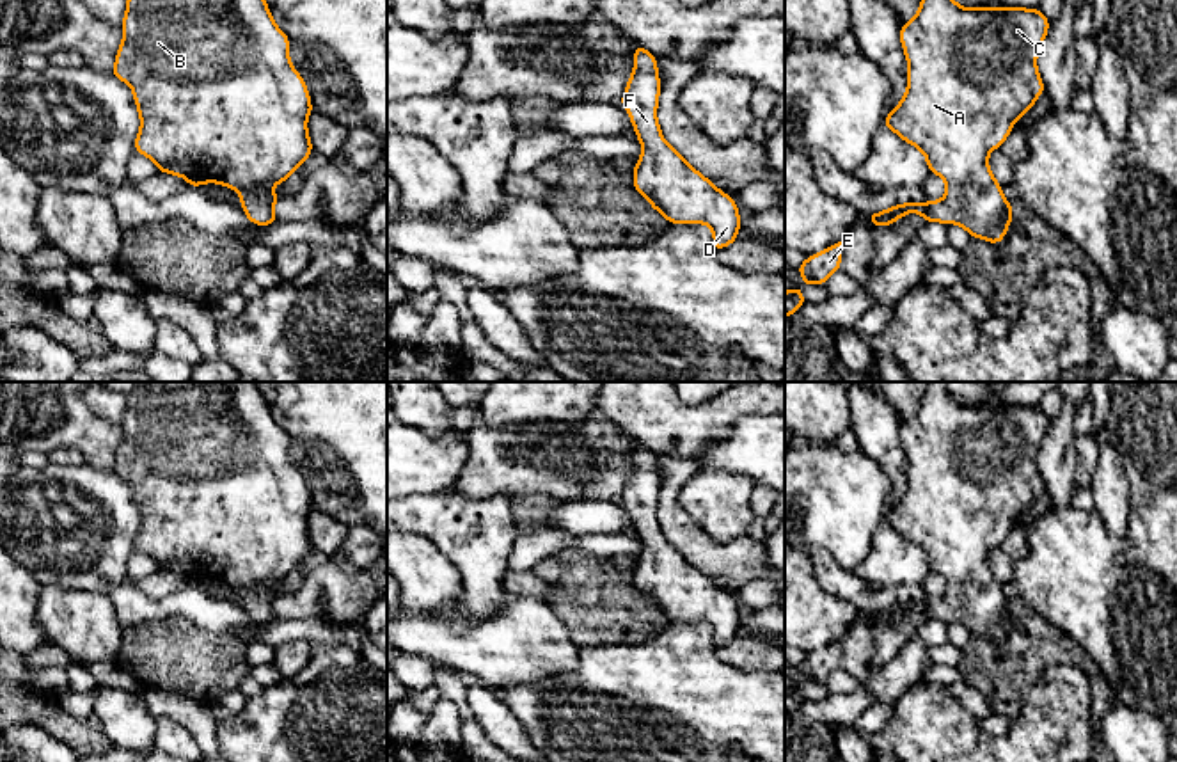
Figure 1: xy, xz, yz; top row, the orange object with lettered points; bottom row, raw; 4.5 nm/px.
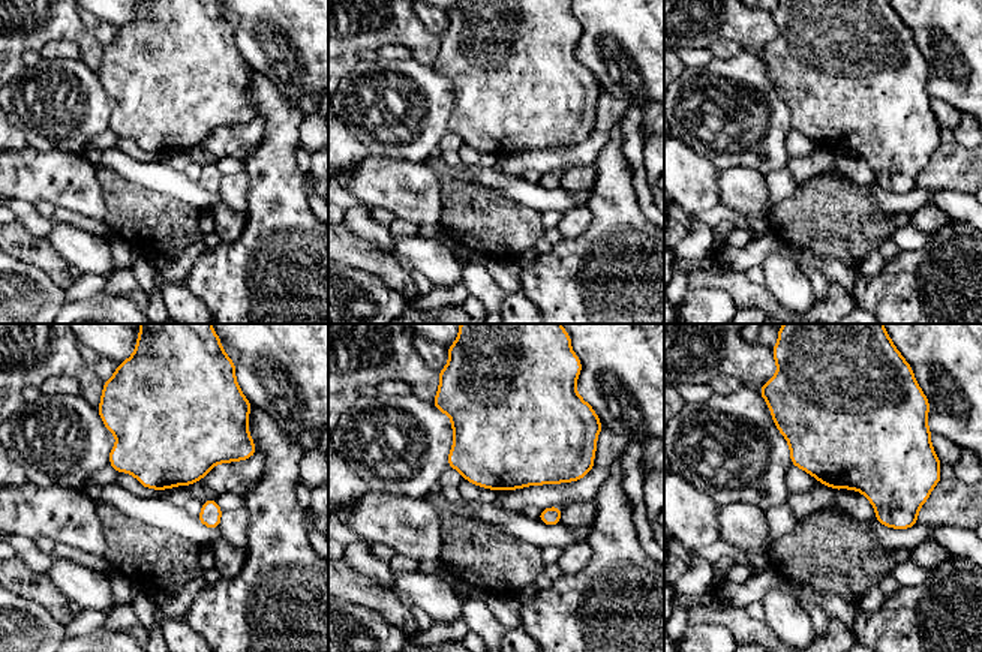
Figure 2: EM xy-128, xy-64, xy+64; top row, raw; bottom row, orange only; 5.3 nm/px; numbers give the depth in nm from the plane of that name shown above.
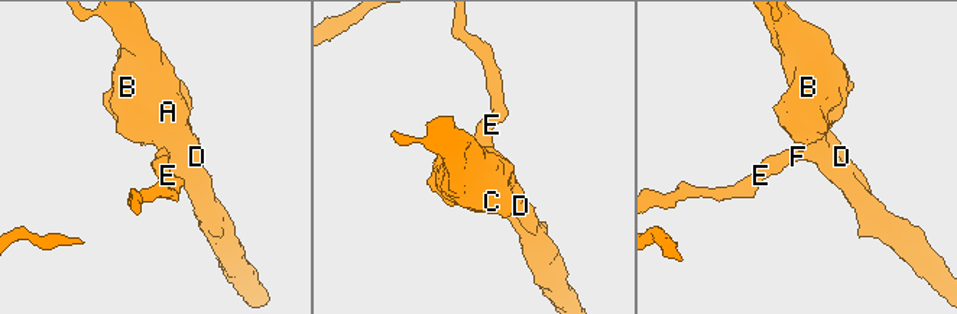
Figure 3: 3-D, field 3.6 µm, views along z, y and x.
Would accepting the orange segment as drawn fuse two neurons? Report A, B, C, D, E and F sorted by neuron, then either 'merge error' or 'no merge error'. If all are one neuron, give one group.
A B C D E F | no merge error

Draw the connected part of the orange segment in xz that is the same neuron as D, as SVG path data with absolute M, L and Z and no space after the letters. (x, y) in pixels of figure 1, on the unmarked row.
M636 442L634 471L621 494L644 545L632 568L634 586L667 620L707 622L712 627L714 647L721 648L737 639L742 625L737 600L664 538L657 519L659 492L657 455Z

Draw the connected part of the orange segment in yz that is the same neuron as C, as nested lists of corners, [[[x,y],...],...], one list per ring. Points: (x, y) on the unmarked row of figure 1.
[[[944,382],[927,384],[916,414],[900,425],[909,462],[907,488],[884,524],[925,552],[930,570],[944,577],[946,590],[941,599],[904,600],[870,611],[870,622],[886,625],[918,609],[925,620],[957,622],[971,636],[1003,639],[1012,602],[989,567],[989,551],[1001,545],[1015,519],[1044,492],[1037,453],[1047,428],[1040,407],[960,405]]]

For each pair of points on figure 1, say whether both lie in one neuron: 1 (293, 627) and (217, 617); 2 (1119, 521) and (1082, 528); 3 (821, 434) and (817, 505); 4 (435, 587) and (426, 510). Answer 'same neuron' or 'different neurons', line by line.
1: different neurons
2: different neurons
3: different neurons
4: different neurons

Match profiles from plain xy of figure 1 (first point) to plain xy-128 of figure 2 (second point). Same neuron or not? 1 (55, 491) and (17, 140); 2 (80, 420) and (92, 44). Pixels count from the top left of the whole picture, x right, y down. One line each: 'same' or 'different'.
1: different
2: same

